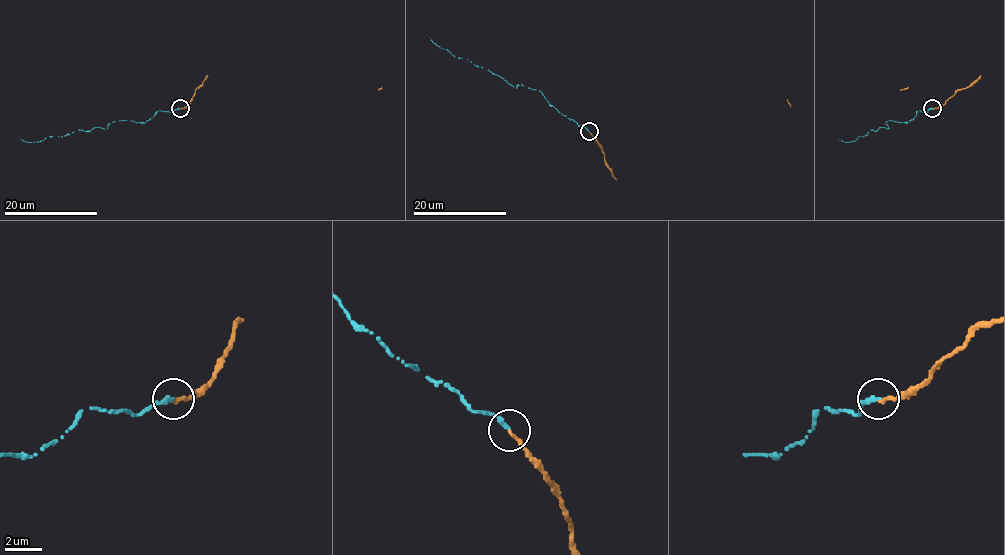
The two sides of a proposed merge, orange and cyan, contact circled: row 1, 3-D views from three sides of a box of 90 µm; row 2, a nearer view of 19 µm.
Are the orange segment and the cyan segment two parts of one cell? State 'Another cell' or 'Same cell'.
Another cell

